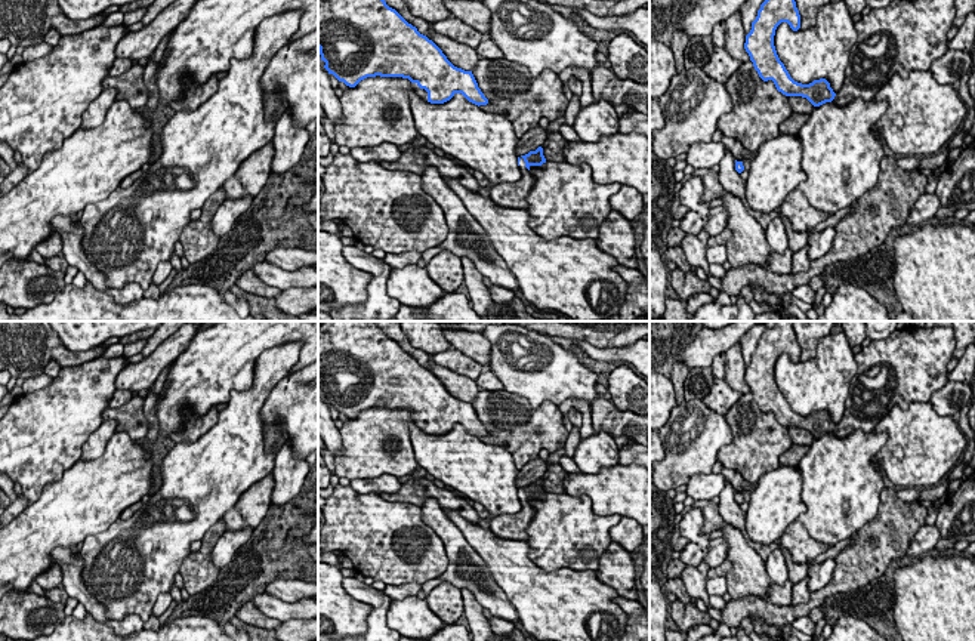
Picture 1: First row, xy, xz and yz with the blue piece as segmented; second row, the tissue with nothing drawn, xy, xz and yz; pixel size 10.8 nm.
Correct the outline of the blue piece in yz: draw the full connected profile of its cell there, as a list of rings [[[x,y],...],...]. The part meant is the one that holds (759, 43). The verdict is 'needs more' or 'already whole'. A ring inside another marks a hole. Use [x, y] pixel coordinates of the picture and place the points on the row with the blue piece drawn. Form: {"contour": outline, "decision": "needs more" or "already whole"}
{"contour": [[[765,0],[744,49],[759,77],[772,80],[783,95],[806,98],[814,107],[831,101],[845,107],[858,98],[874,99],[895,74],[907,78],[911,70],[929,71],[931,64],[947,52],[947,33],[954,16],[954,0],[894,0],[886,7],[871,9],[855,22],[858,40],[837,93],[826,78],[809,84],[794,81],[777,55],[777,27],[787,22],[793,31],[800,28],[794,0]]], "decision": "needs more"}

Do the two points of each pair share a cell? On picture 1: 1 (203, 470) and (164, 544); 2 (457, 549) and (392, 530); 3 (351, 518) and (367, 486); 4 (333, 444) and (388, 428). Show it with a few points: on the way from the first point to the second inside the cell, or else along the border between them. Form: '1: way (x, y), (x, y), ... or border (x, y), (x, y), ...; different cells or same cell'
1: way (203, 490), (203, 514), (185, 532); same cell
2: border (422, 517), (447, 557), (434, 579); different cells
3: border (349, 484), (358, 492), (376, 492), (379, 495); different cells
4: border (338, 430), (342, 438), (342, 449), (333, 453); different cells

